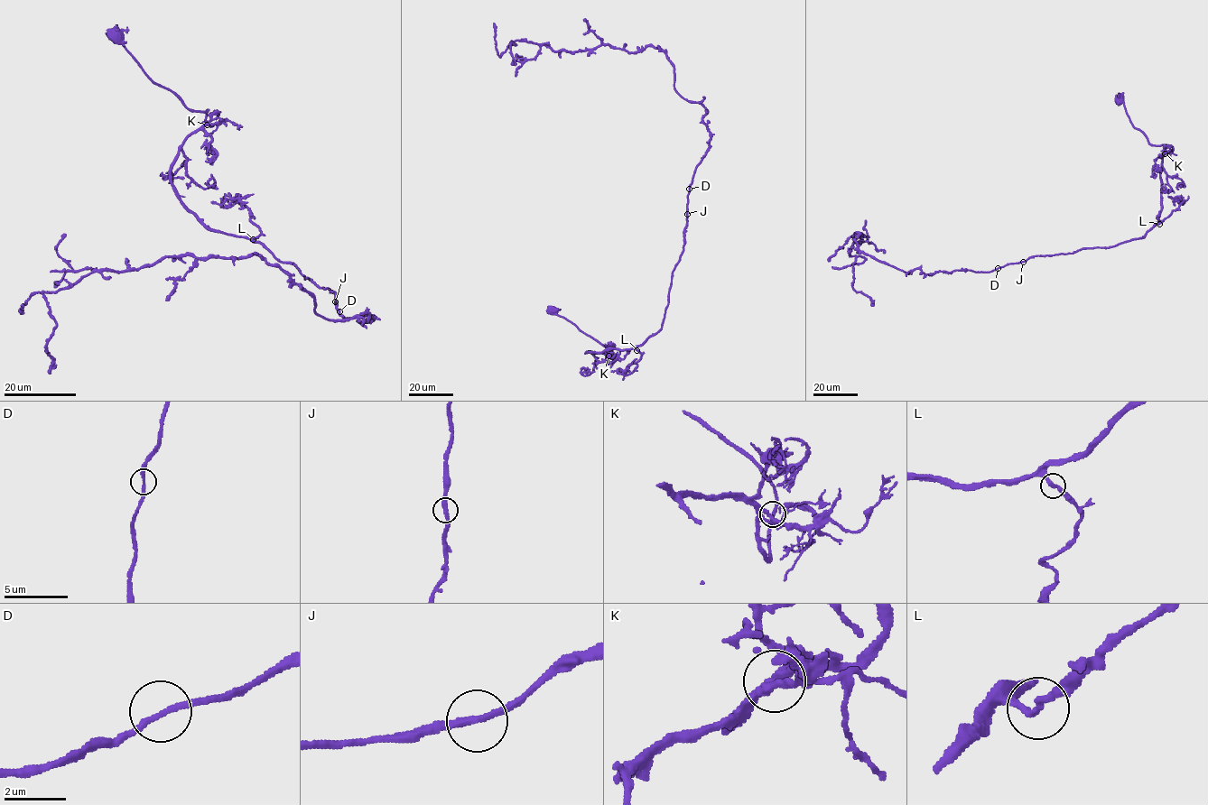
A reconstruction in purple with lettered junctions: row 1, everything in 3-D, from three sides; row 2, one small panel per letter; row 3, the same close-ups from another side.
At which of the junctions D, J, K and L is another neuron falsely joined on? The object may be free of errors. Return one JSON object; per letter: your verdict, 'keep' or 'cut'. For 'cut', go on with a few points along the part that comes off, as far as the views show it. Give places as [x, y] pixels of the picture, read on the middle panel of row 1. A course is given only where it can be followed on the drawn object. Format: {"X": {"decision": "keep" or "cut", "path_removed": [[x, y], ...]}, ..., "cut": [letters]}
{"D": {"decision": "keep"}, "J": {"decision": "keep"}, "K": {"decision": "keep"}, "L": {"decision": "keep"}, "cut": []}

